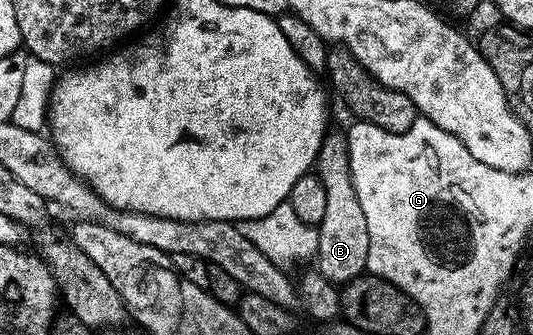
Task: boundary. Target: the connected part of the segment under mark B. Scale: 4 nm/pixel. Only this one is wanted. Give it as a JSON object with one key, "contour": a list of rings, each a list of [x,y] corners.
{"contour":[[[329,132],[325,137],[320,154],[316,156],[314,166],[316,176],[322,179],[326,187],[326,215],[314,237],[315,268],[326,280],[337,287],[343,287],[349,281],[361,276],[368,268],[370,251],[370,231],[366,231],[366,215],[362,215],[362,203],[354,191],[348,162],[348,139],[343,132]]]}

